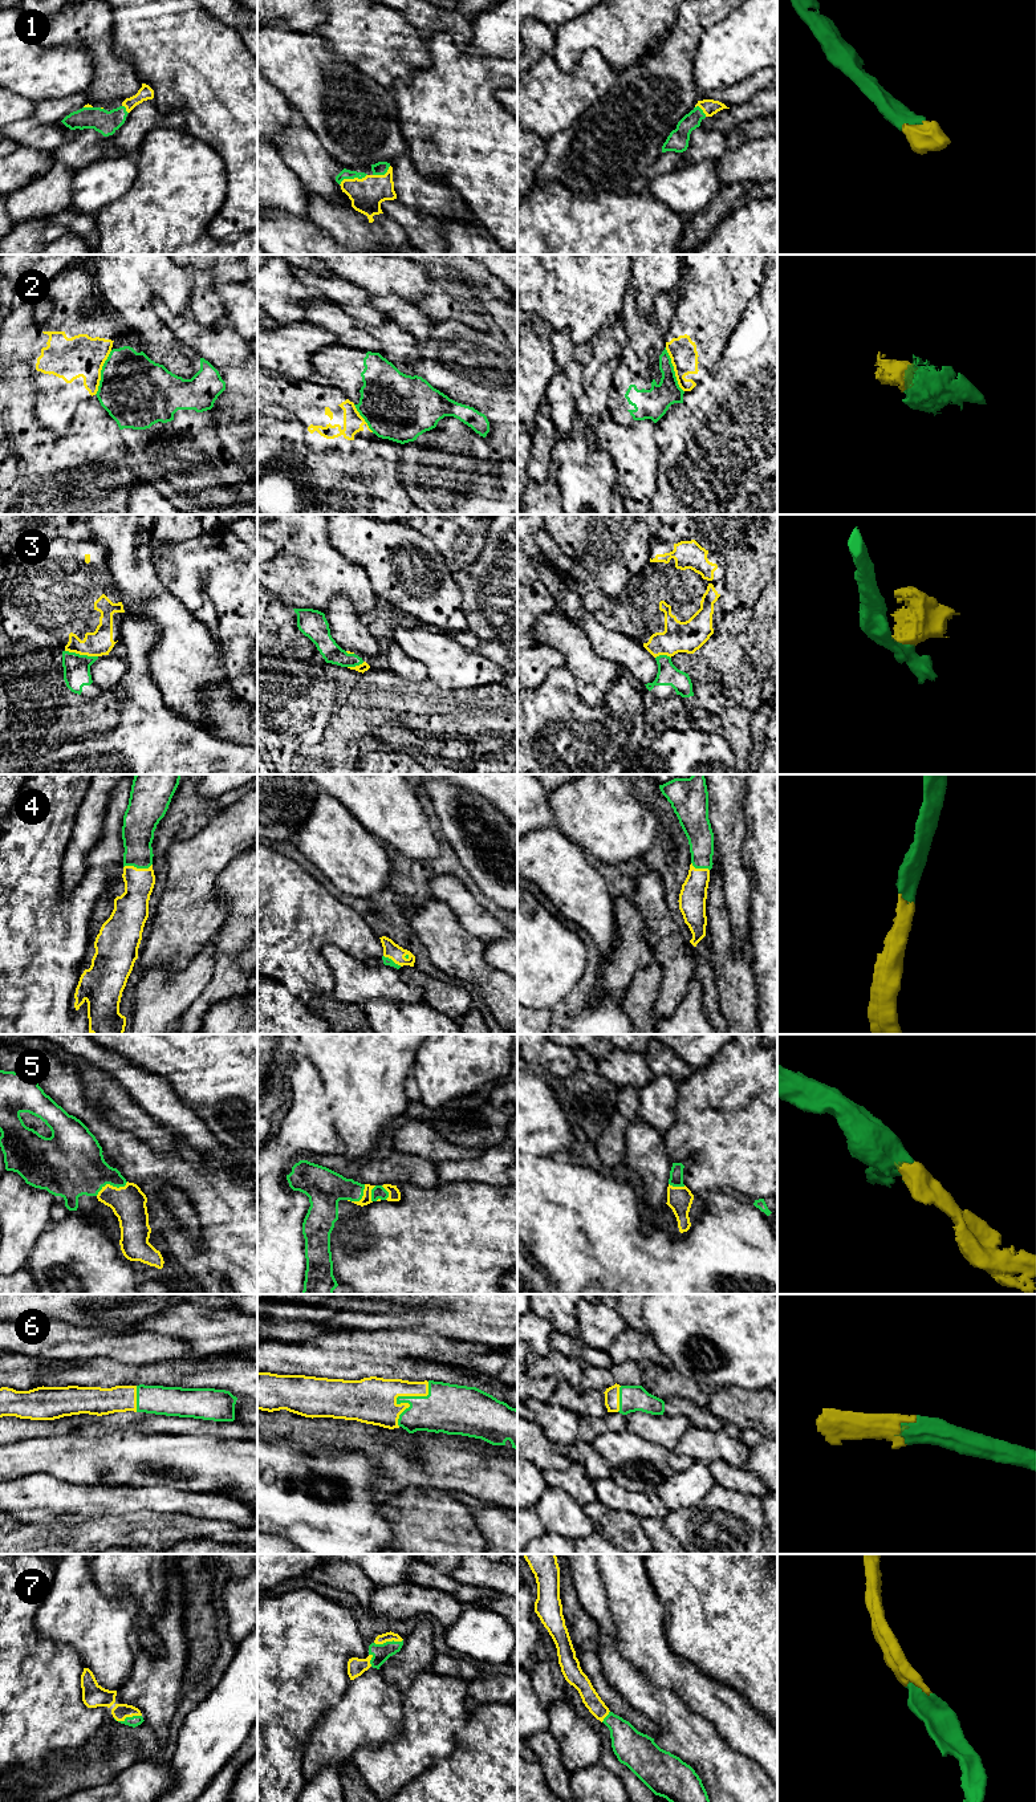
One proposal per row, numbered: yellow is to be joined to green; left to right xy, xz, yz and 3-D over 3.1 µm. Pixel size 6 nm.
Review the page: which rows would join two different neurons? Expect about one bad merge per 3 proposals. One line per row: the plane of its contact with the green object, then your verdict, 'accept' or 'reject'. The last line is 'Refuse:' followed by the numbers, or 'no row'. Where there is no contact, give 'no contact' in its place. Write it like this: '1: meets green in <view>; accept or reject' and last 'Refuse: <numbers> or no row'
1: meets green in xz; accept
2: meets green in xy; reject
3: meets green in xy; reject
4: meets green in xy; accept
5: meets green in xy; accept
6: meets green in xz; accept
7: meets green in xz; accept
Refuse: 2, 3

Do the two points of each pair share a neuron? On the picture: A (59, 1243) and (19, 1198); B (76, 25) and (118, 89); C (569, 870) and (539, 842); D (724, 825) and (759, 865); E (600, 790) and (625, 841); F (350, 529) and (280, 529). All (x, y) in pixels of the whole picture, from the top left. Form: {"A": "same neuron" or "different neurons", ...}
{"A": "different neurons", "B": "same neuron", "C": "same neuron", "D": "different neurons", "E": "same neuron", "F": "different neurons"}

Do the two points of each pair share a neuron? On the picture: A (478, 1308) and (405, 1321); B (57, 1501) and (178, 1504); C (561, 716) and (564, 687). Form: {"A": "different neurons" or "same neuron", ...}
{"A": "same neuron", "B": "same neuron", "C": "same neuron"}

